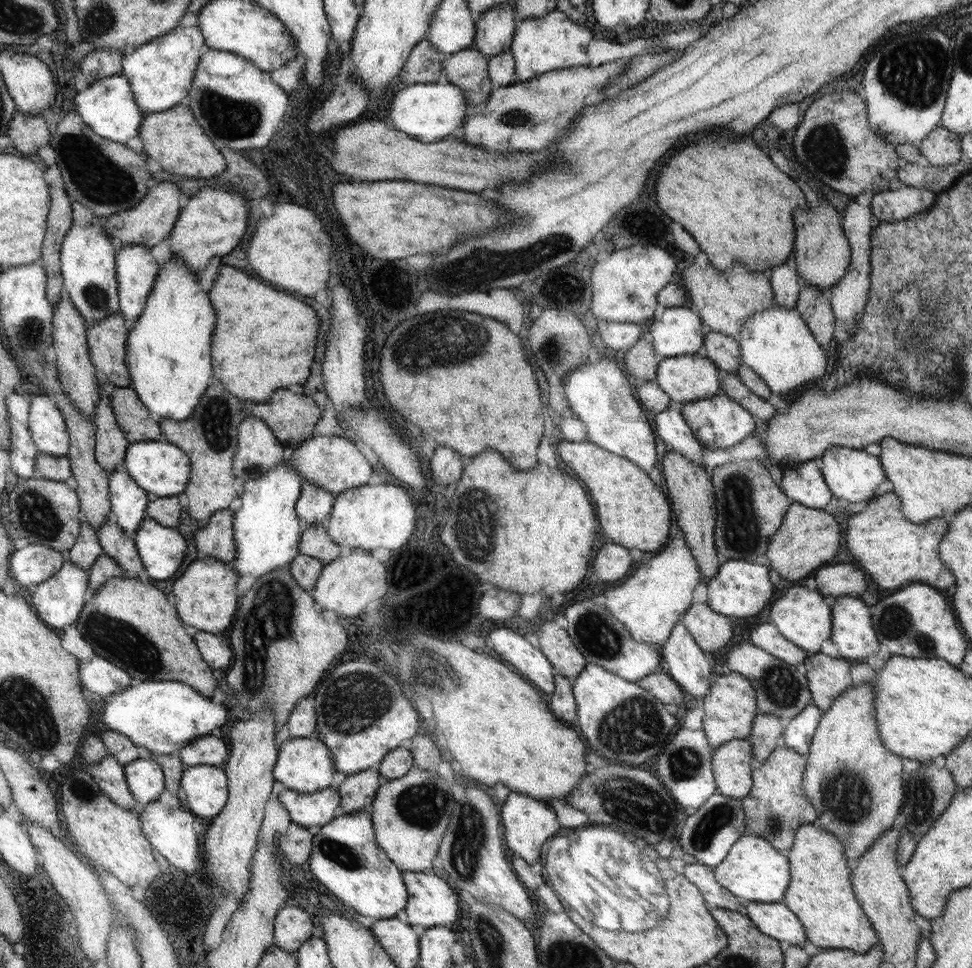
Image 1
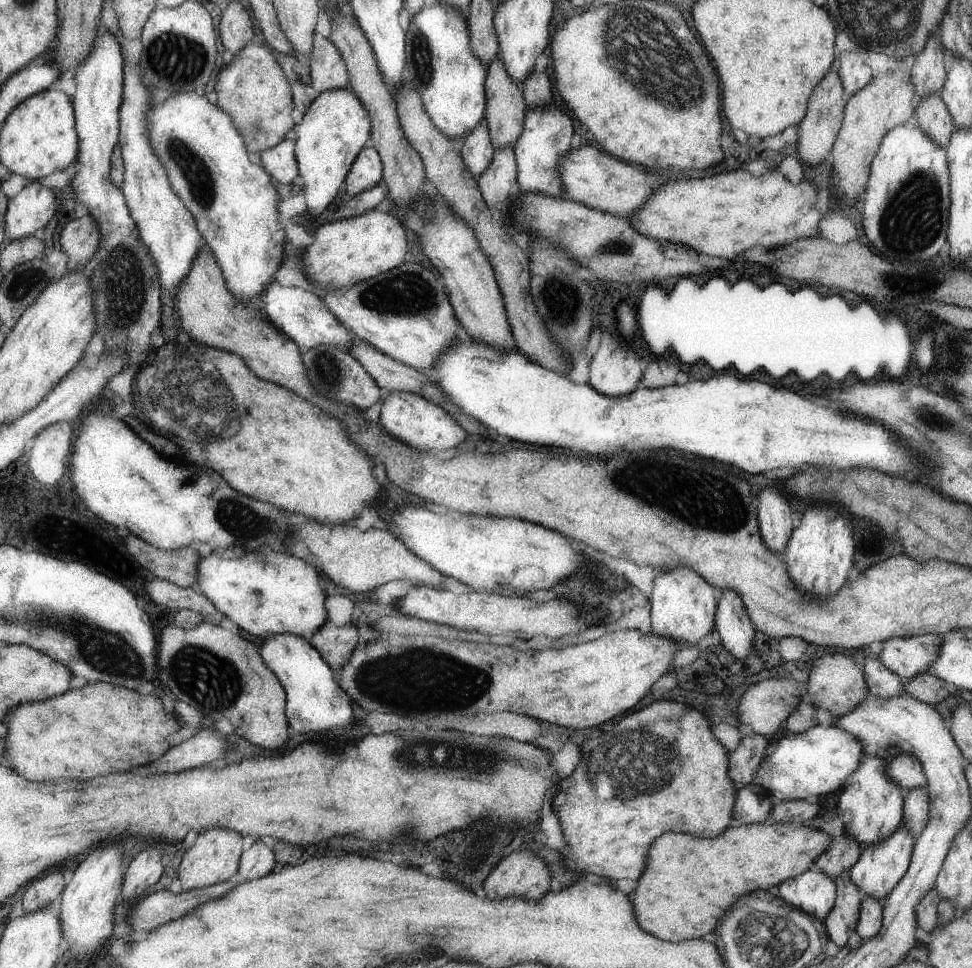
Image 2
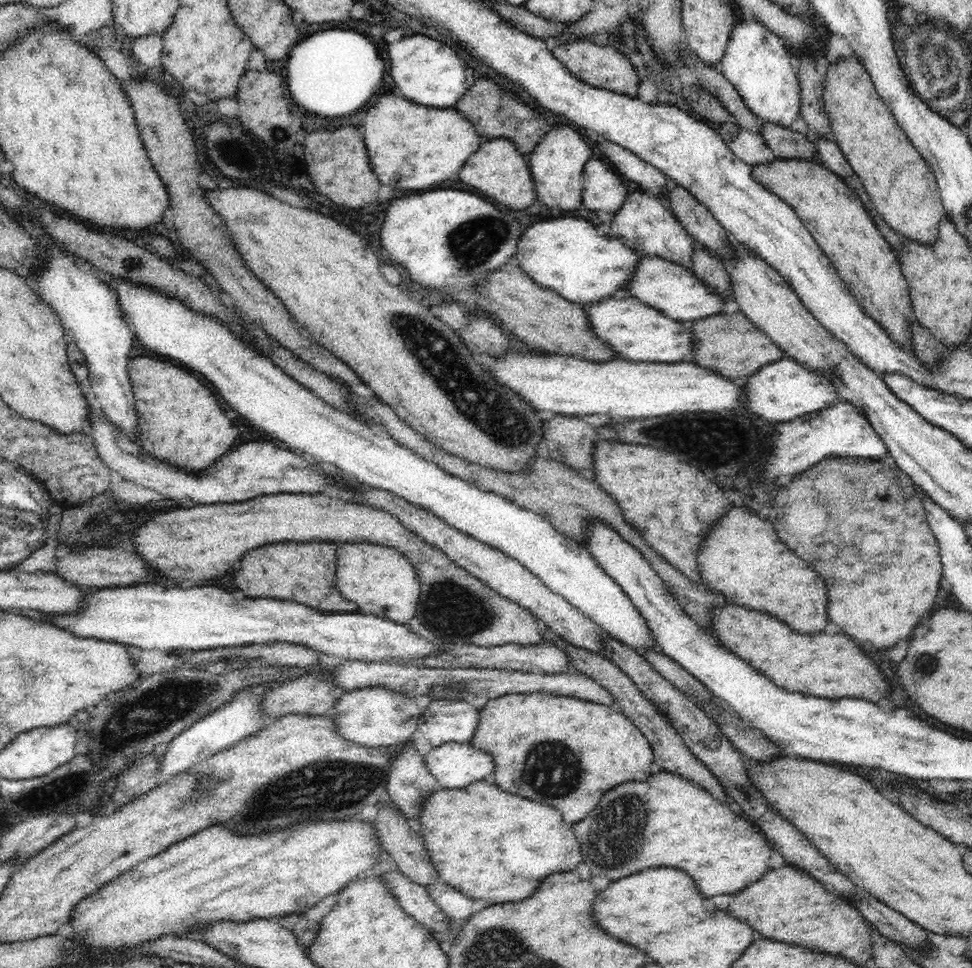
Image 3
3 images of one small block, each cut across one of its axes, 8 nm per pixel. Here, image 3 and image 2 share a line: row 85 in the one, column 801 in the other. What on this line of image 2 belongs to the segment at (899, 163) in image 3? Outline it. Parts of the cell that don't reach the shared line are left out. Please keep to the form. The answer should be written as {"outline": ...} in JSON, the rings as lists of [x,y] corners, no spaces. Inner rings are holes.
{"outline":[[[750,784],[741,787],[735,795],[730,828],[718,838],[694,838],[690,834],[666,832],[654,846],[650,846],[650,866],[646,874],[639,878],[638,886],[629,894],[634,902],[638,923],[644,931],[664,941],[680,942],[688,939],[702,939],[716,930],[720,916],[724,918],[726,910],[732,904],[752,892],[752,890],[769,890],[781,885],[789,878],[796,878],[811,869],[811,866],[830,848],[832,837],[826,832],[796,823],[778,823],[770,820],[769,813],[775,802],[770,794],[760,785]]]}

